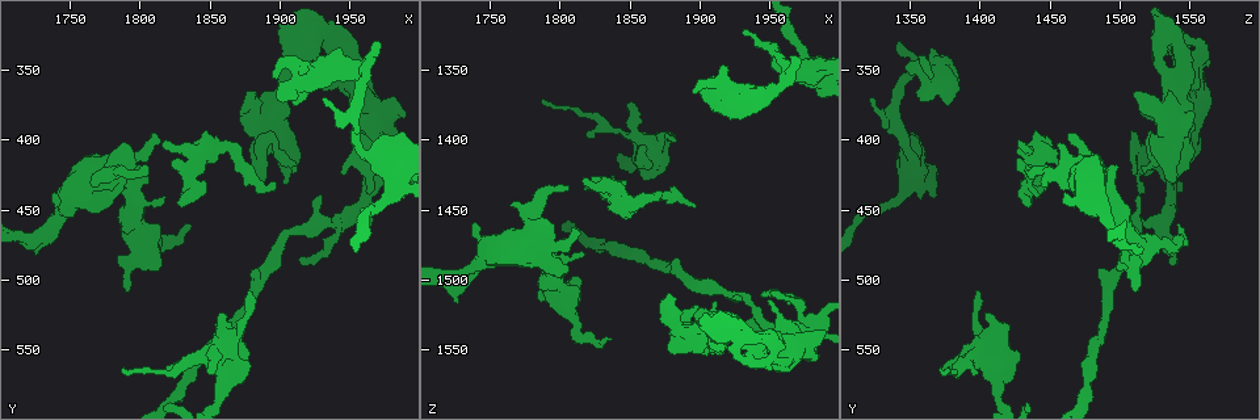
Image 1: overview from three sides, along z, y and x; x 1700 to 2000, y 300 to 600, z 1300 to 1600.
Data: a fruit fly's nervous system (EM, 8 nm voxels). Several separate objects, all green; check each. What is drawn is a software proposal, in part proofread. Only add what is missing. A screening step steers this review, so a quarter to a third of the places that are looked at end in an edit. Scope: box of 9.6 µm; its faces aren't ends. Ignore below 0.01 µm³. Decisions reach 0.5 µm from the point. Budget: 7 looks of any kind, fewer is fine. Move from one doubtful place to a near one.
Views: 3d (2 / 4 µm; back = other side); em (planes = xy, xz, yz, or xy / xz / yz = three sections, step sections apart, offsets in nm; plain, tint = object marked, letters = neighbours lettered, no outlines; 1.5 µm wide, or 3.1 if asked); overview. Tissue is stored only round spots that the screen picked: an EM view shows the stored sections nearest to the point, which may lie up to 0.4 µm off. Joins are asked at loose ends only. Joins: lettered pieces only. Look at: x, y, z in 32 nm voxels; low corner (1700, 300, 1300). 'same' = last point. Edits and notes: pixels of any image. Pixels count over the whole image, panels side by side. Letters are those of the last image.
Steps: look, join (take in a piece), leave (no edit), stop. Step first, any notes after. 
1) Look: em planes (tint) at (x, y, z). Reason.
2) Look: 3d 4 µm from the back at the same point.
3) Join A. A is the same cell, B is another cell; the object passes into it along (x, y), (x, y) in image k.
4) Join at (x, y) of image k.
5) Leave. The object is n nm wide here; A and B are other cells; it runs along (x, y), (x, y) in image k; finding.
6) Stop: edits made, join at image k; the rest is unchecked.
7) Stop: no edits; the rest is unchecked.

Look: em yz step 4 (letters) at (1850, 566, 1372). Branch stops here.

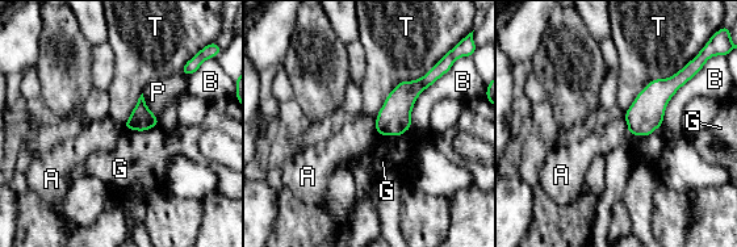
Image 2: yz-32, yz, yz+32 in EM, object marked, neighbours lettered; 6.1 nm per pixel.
Look: em planes (letters) at the same point.

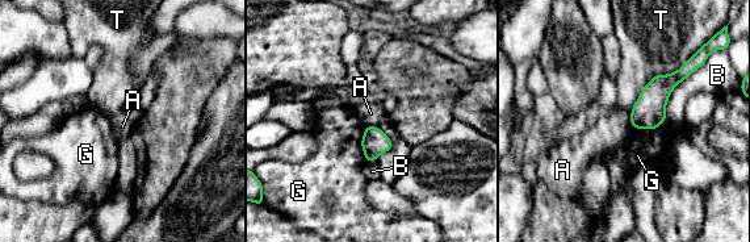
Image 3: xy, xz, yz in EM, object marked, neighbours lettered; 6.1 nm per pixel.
Leave. The longest contact is with T, 500 nm; A, B, G and T are other cells; a border runs along (365, 125), (377, 126) in image 3; none of them fits.

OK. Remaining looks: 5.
Look: em planes (letters) at (1814, 494, 1498). Stops while still wide.

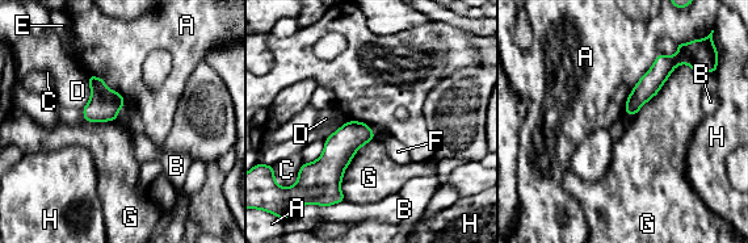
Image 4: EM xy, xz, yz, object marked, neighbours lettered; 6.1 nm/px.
Leave. A, B, C, D, E, F, G and H are other cells; a border runs along (693, 68), (679, 65), (635, 116) in image 4; none of them fits.

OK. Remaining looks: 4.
Look: em xz step 8 (letters) at (1960, 356, 1562). Branch stops here.

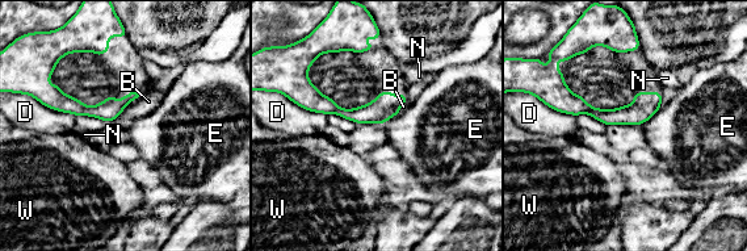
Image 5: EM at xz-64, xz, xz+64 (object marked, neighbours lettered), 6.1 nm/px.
Leave. B, D, E, N and W are other cells; a border runs along (141, 93), (114, 120) in image 5; no lettered piece goes on from it.

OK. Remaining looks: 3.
Stop: no edits; the rest is unchecked.

